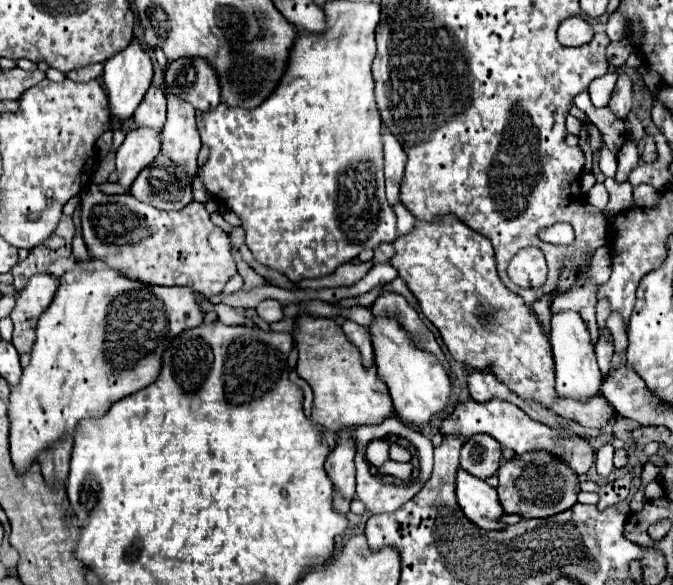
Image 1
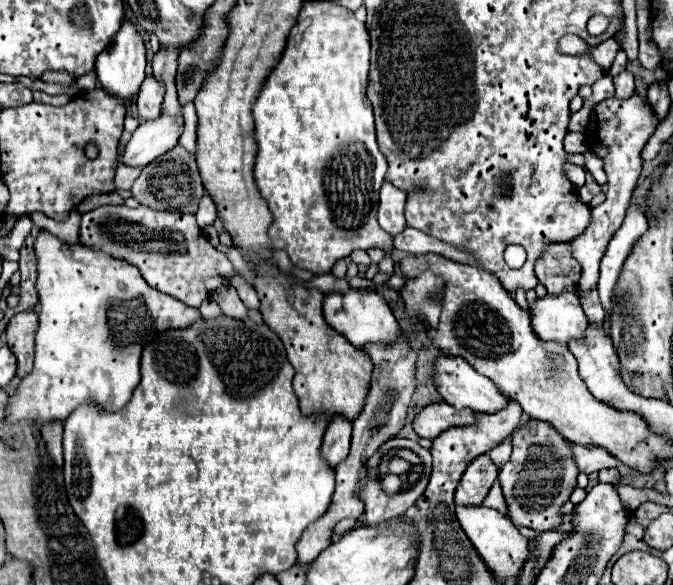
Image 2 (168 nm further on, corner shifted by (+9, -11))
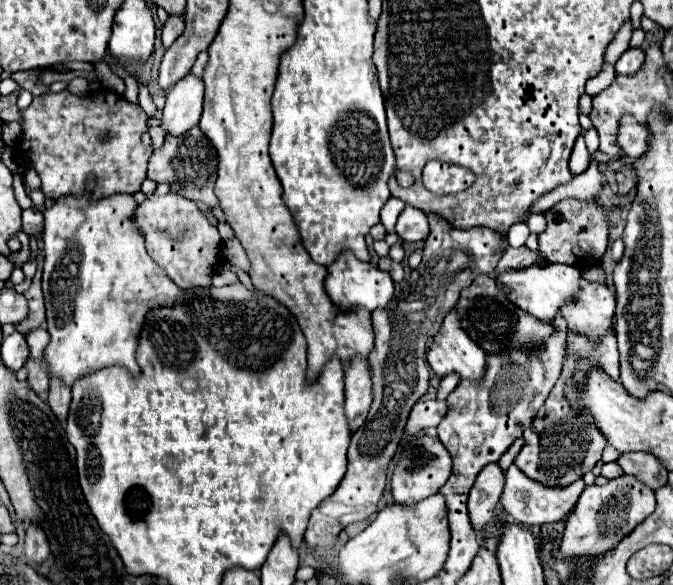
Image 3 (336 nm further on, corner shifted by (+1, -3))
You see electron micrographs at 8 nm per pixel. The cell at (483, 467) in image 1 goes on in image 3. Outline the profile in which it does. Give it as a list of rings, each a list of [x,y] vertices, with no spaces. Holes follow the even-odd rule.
[[[487,464],[469,494],[467,510],[469,510],[469,520],[473,524],[473,530],[479,534],[487,524],[493,522],[495,518],[495,508],[499,504],[499,496],[503,492],[503,470],[497,464]]]

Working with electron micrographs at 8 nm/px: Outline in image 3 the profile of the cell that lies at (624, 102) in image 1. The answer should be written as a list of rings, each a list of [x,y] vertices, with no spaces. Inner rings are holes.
[[[629,48],[629,50],[625,50],[625,52],[621,54],[621,58],[617,60],[615,70],[617,70],[617,74],[631,76],[631,74],[635,74],[635,72],[641,68],[643,60],[645,60],[645,52],[643,52],[641,48]]]

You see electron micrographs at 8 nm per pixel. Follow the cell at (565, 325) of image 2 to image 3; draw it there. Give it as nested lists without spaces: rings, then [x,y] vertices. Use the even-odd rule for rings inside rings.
[[[545,264],[545,266],[521,268],[521,270],[507,270],[507,272],[497,274],[495,280],[497,278],[503,284],[503,288],[507,288],[507,296],[511,296],[511,302],[517,308],[529,312],[541,322],[551,322],[555,314],[559,312],[561,304],[577,296],[581,272],[579,268],[571,268],[567,264]]]

